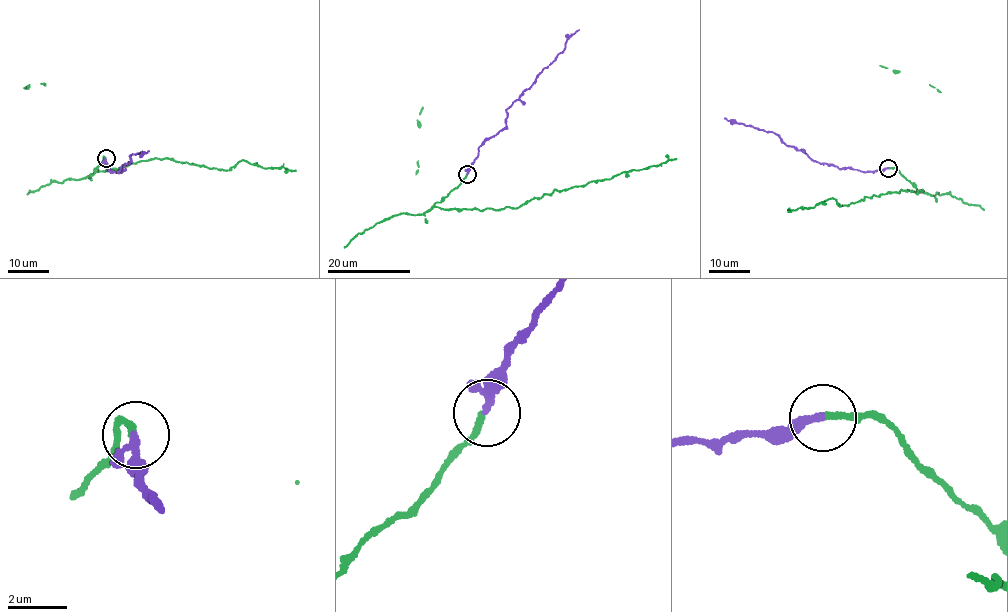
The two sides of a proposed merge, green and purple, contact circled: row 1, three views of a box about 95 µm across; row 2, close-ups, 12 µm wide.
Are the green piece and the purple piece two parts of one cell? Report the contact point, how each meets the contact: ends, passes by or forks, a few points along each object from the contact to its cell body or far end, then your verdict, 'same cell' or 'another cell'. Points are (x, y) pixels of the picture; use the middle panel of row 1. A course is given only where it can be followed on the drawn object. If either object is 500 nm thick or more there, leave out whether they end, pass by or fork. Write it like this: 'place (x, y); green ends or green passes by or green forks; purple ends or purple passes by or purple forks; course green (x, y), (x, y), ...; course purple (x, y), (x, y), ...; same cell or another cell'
place (467, 174); green ends; purple ends; course green (467, 173), (435, 206), (462, 210), (518, 208), (554, 190), (585, 186), (594, 181), (658, 166), (677, 158); course purple (468, 173), (478, 149), (505, 125), (507, 112), (519, 96), (579, 30); same cell

